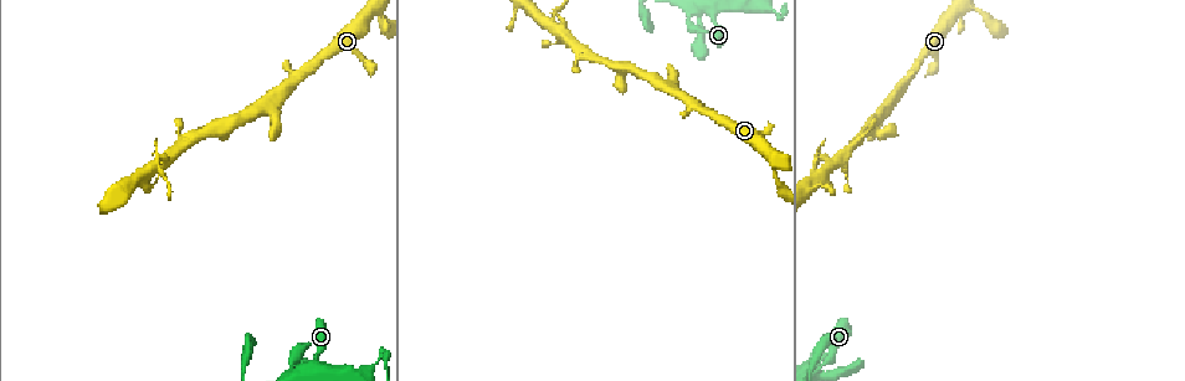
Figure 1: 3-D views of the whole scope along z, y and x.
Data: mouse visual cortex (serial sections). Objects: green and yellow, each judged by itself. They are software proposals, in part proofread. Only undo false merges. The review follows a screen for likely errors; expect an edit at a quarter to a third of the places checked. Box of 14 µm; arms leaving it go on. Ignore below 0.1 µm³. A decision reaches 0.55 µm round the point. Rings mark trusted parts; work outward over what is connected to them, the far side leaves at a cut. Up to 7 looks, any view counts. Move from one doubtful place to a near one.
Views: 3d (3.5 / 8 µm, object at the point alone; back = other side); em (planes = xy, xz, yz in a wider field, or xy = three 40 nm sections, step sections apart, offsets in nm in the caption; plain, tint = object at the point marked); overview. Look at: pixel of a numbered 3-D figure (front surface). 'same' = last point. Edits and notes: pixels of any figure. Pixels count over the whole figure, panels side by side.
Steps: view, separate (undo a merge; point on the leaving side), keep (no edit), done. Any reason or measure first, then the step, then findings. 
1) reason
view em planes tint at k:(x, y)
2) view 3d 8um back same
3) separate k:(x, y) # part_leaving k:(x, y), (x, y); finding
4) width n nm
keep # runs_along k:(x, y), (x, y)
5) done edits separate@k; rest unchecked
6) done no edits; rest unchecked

looks like a crossing
view 3d 3.5um back at 1:(314, 369)

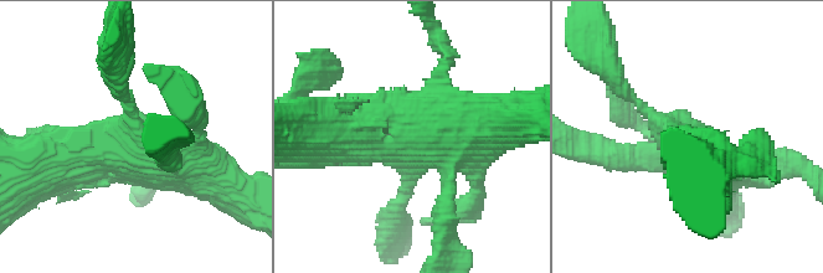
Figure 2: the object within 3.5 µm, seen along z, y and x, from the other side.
view em xy step 1 tint at 2:(412, 157)

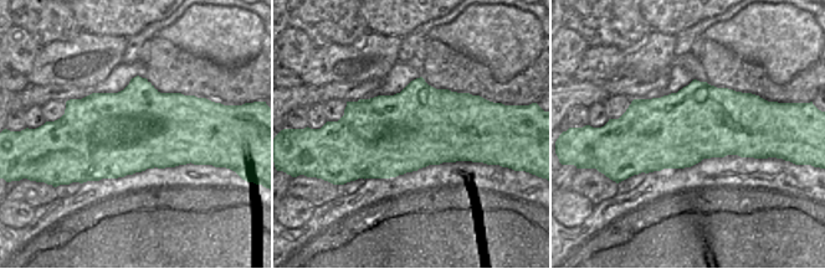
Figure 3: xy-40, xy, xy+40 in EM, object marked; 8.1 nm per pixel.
view em planes tint same

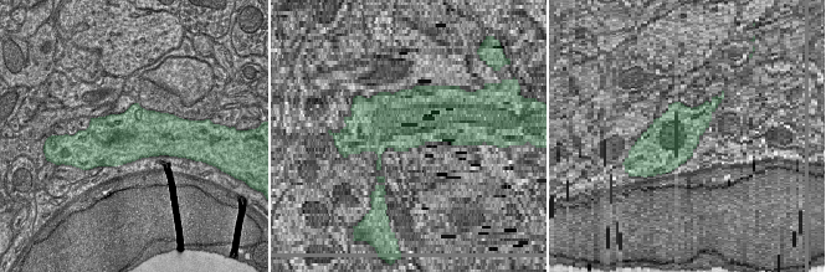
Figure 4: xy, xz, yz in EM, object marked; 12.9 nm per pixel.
keep # runs_along 2:(628, 97), (708, 161); all the same cell

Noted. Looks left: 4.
thin neck
view 3d 3.5um at 1:(379, 360)

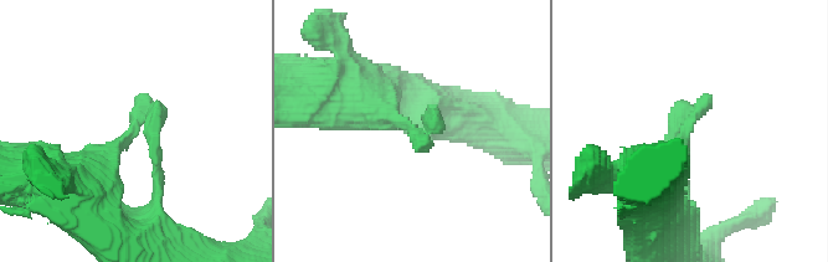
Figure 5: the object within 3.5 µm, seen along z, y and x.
now the EM
view em xy step 3 tint at 5:(131, 130)

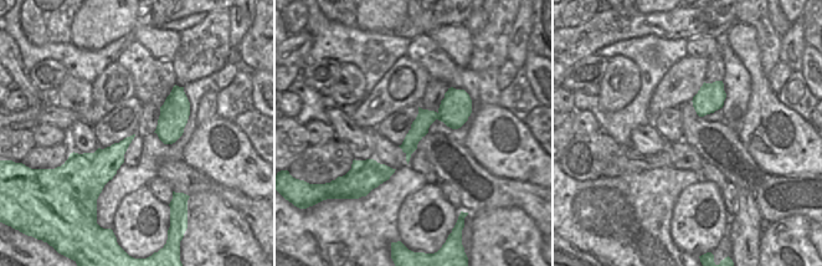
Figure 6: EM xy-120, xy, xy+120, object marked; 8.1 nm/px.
keep # runs_along 5:(73, 185), (138, 119), (157, 165); continuous, no second cell

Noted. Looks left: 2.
view 3d 8um at 1:(222, 130)

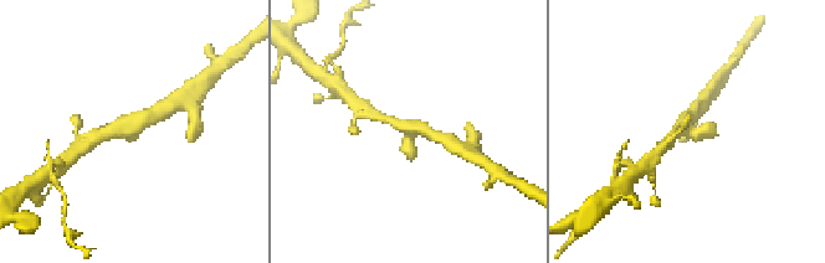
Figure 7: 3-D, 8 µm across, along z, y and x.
need the tissue
view em xy step 1 tint at 7:(405, 126)

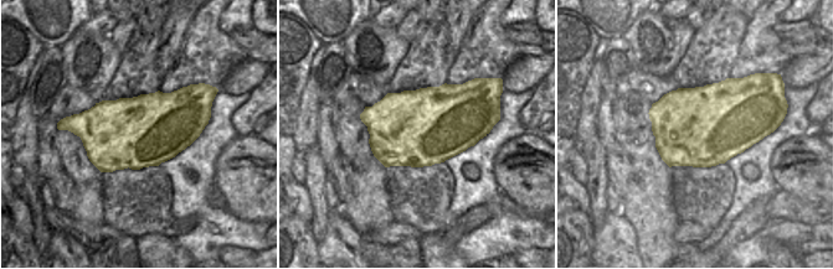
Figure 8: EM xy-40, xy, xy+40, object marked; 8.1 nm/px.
keep # all the same cell

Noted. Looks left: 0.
done no edits; rest unchecked

